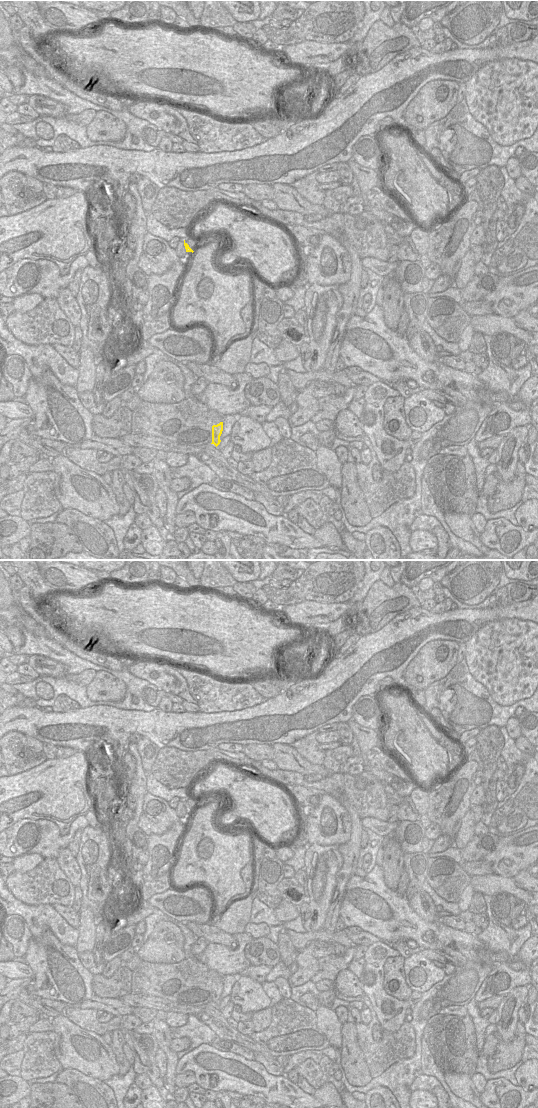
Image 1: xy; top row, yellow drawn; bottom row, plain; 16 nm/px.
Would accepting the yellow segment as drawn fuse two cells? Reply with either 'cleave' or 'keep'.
keep

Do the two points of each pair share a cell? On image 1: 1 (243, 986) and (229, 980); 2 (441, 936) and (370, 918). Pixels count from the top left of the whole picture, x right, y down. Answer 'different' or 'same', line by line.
1: different
2: same

